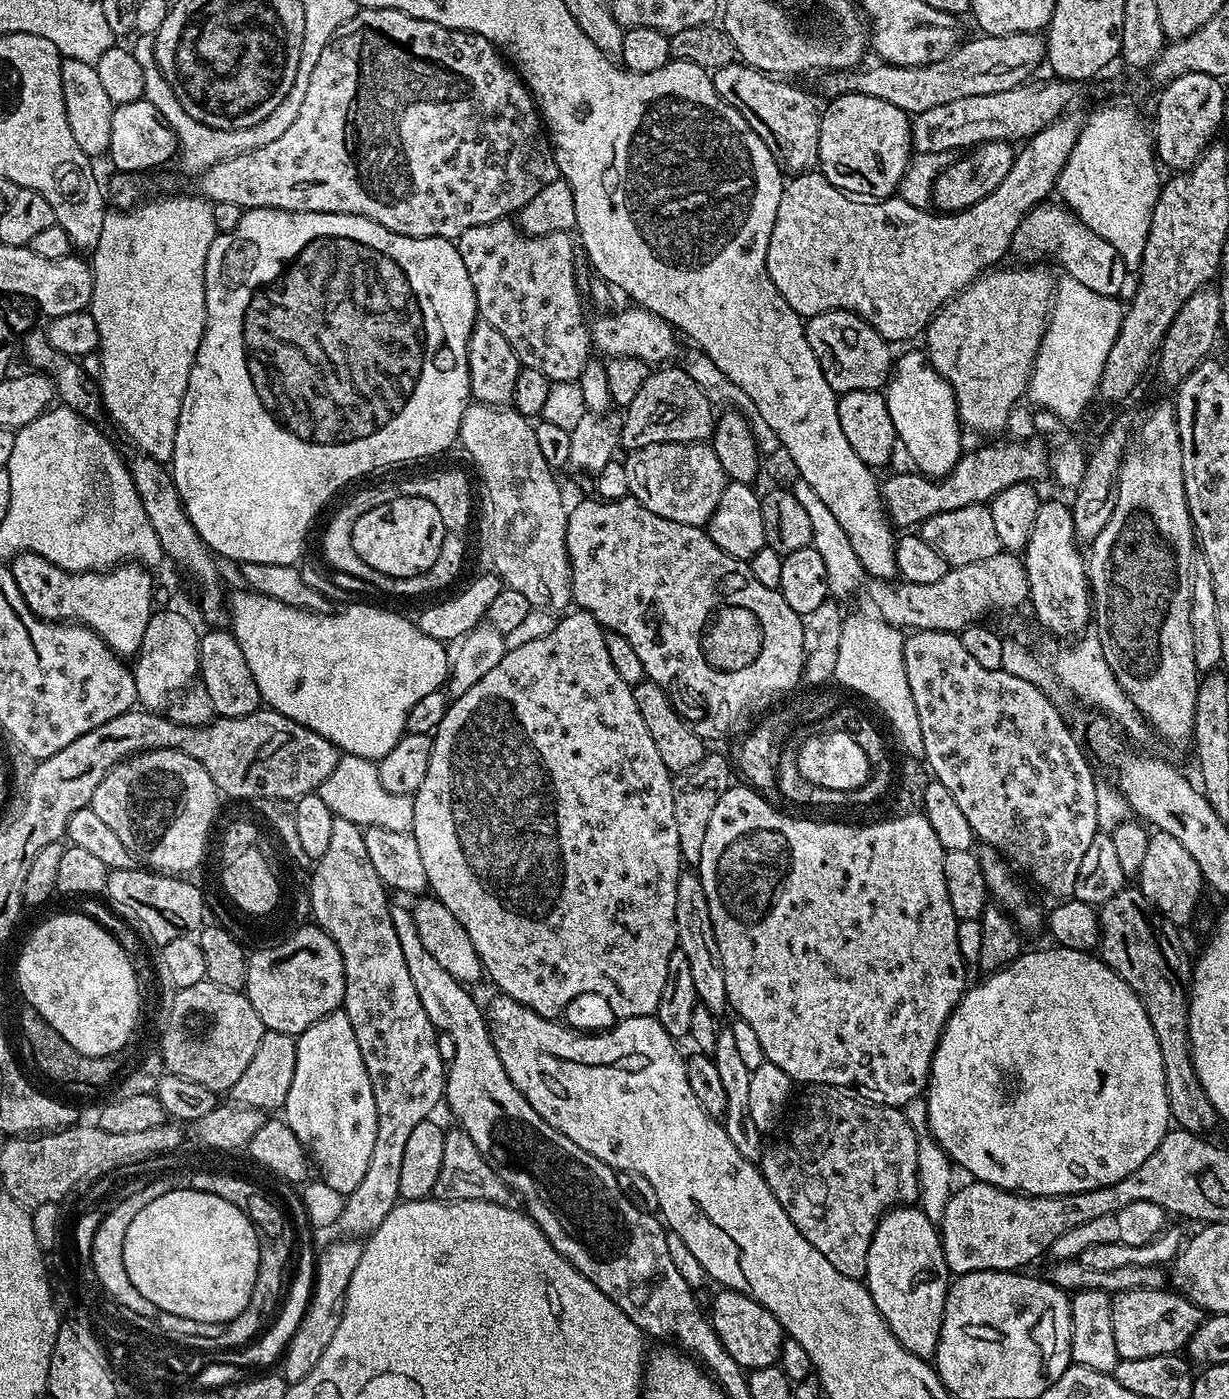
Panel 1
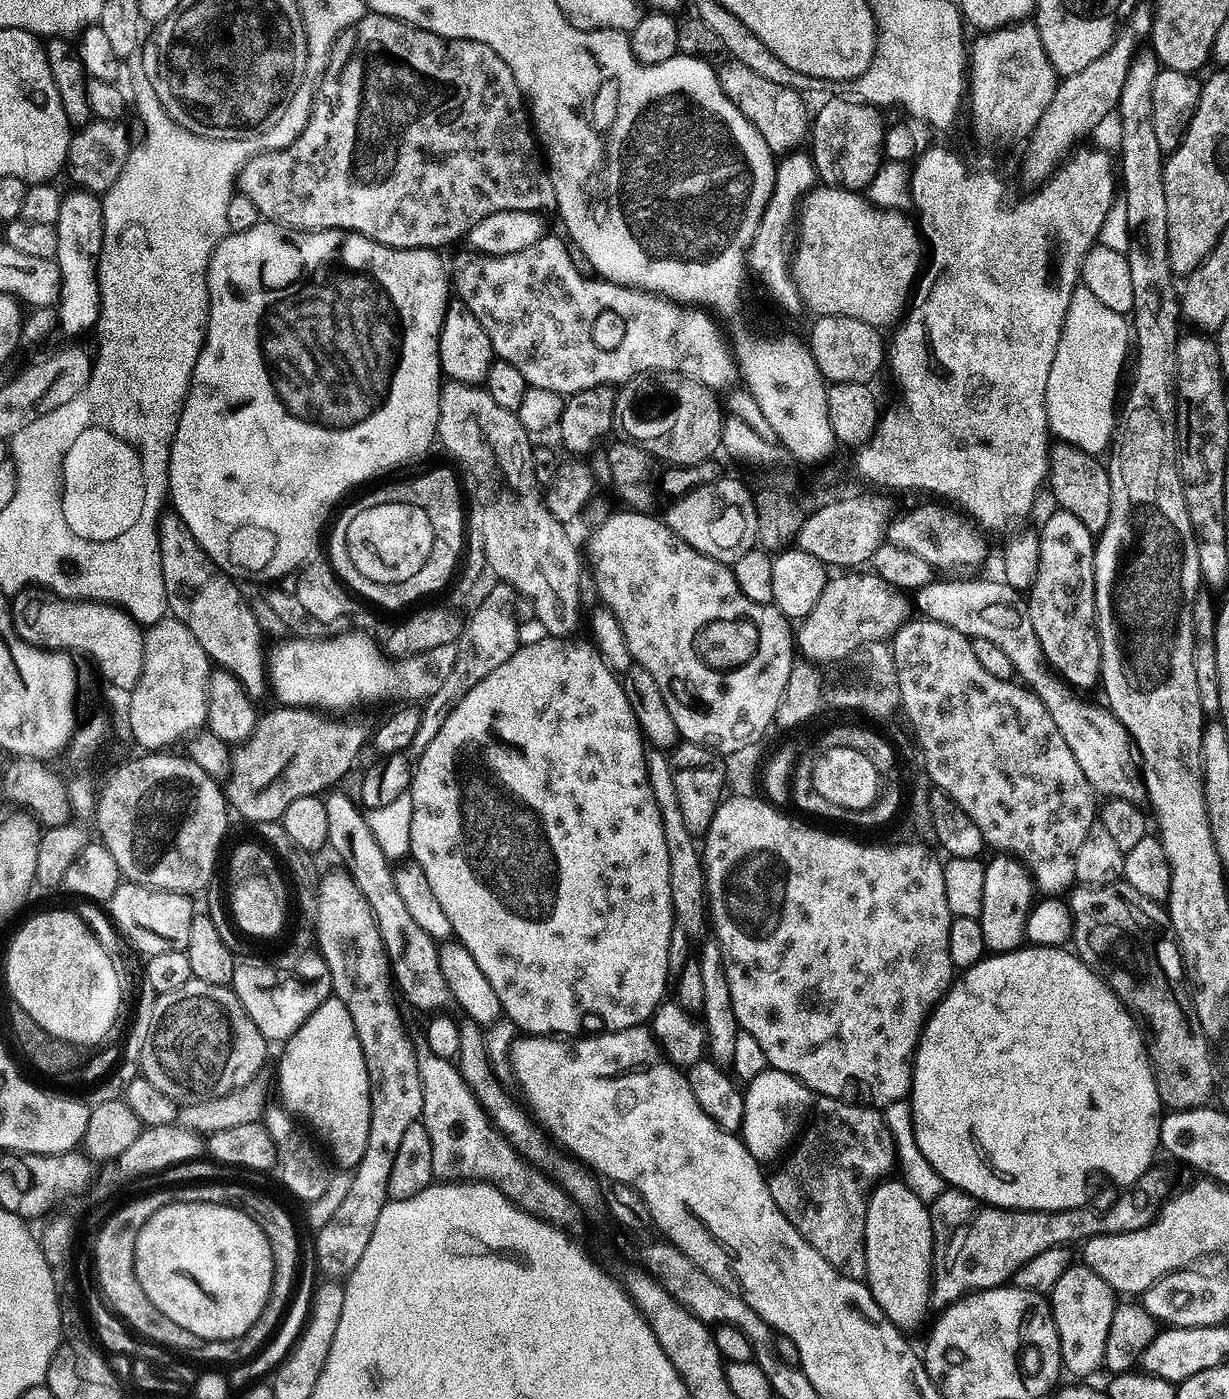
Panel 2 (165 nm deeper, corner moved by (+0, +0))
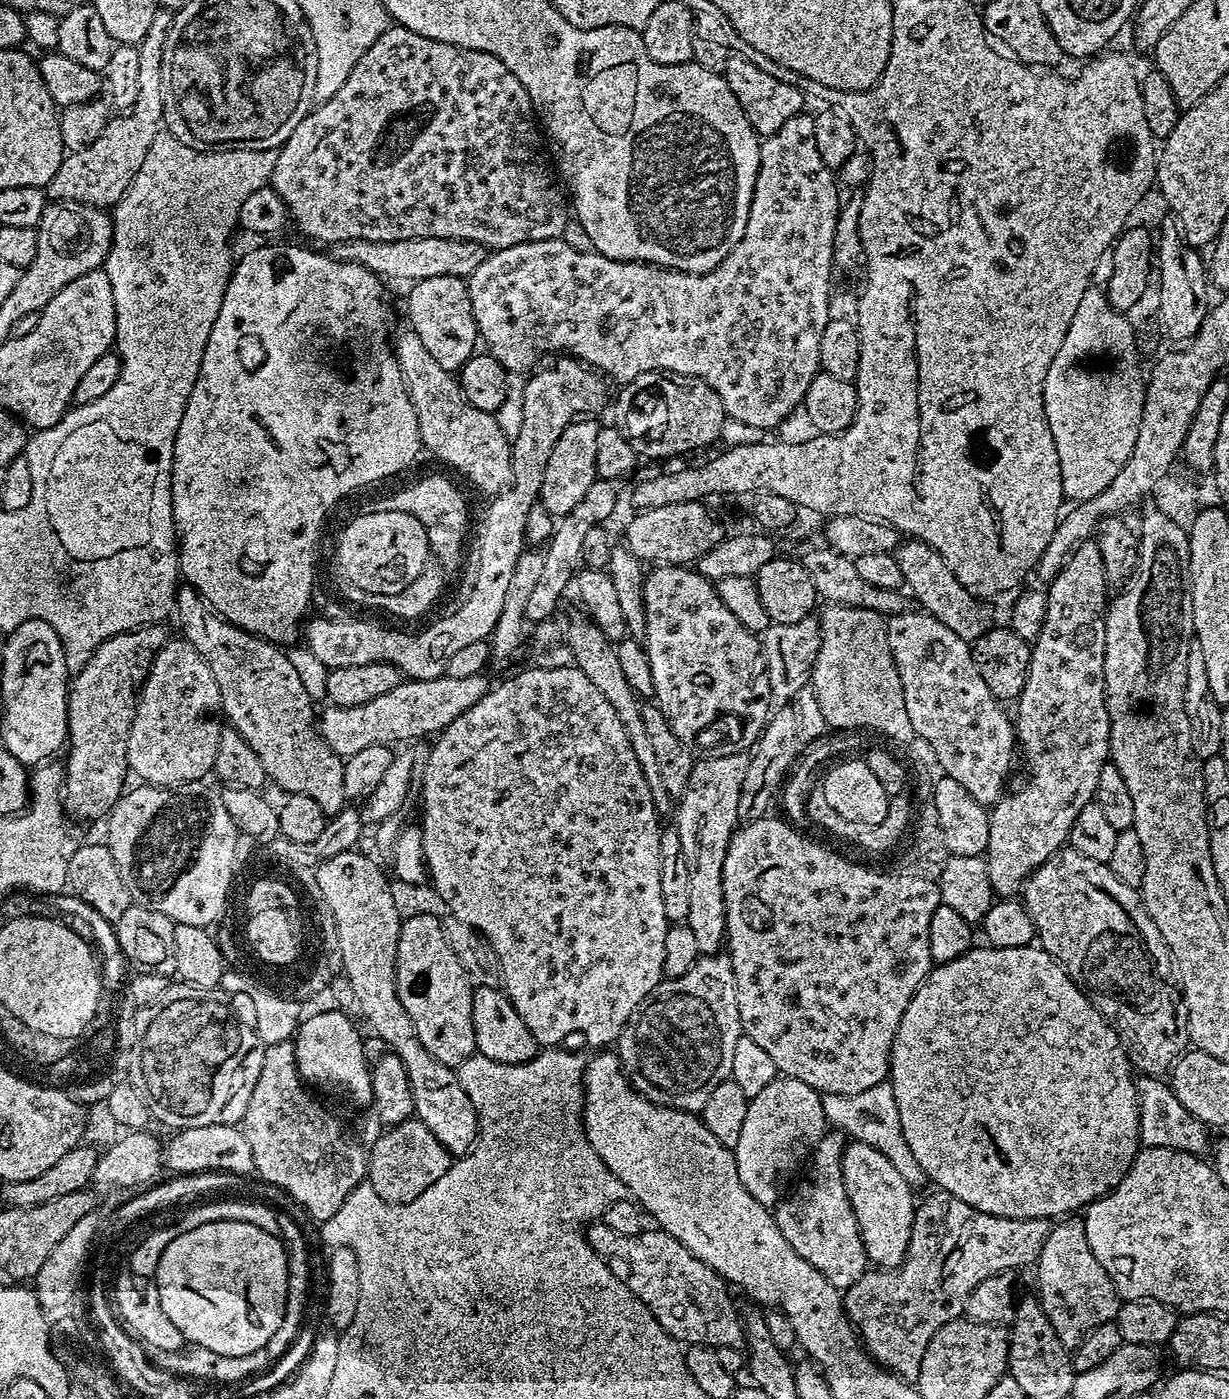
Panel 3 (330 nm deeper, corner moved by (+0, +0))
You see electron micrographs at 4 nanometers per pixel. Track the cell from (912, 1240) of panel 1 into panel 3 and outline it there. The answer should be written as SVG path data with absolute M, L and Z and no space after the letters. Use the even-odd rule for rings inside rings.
M852 1142L845 1147L842 1158L842 1174L848 1178L848 1189L858 1218L858 1230L862 1234L864 1259L873 1273L888 1272L891 1268L907 1265L913 1257L918 1228L918 1196L912 1187L878 1154L874 1146Z

